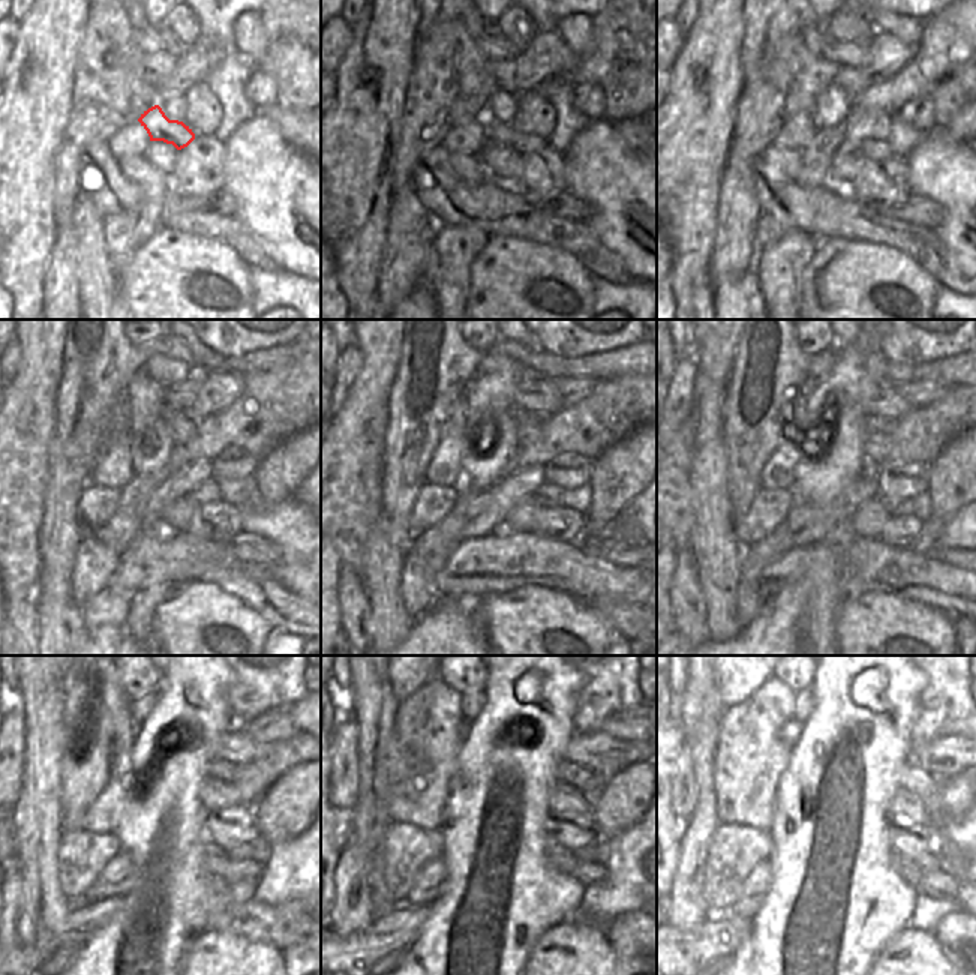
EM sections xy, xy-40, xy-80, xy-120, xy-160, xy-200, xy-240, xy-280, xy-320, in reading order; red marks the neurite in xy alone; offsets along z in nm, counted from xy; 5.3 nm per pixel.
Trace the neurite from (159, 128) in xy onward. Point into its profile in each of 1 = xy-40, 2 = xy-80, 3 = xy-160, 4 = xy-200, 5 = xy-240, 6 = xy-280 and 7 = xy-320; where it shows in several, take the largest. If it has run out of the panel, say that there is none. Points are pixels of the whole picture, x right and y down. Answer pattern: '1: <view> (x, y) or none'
1: xy-40 (496, 132)
2: xy-80 (876, 150)
3: xy-160 (546, 495)
4: xy-200 (919, 506)
5: xy-240 (243, 851)
6: xy-280 (586, 852)
7: xy-320 (927, 860)

